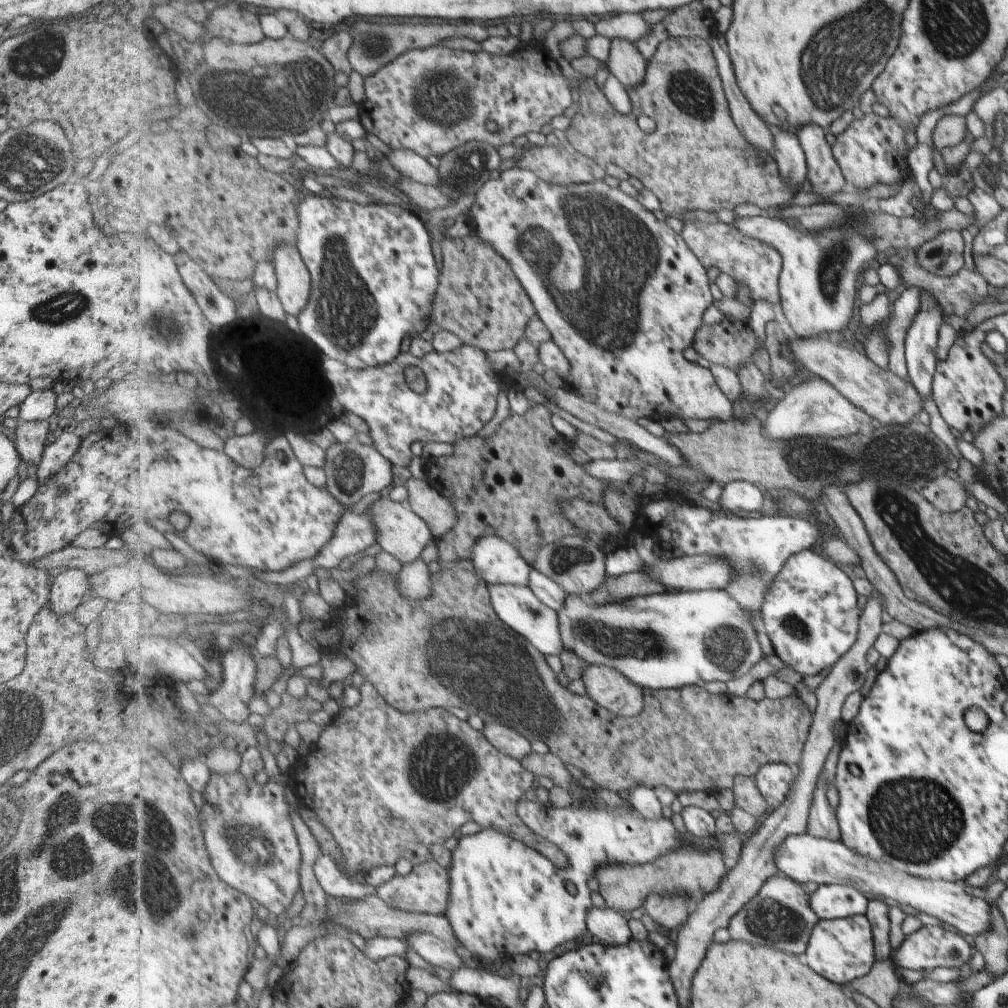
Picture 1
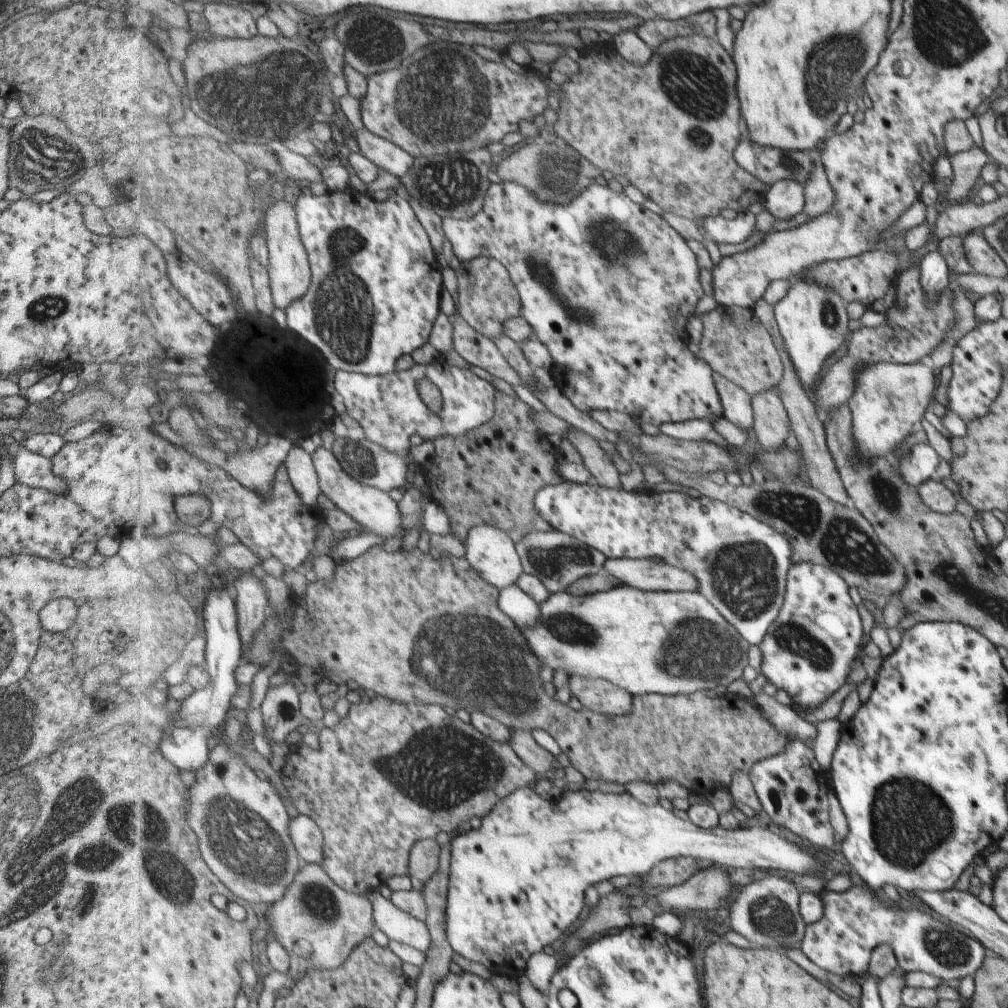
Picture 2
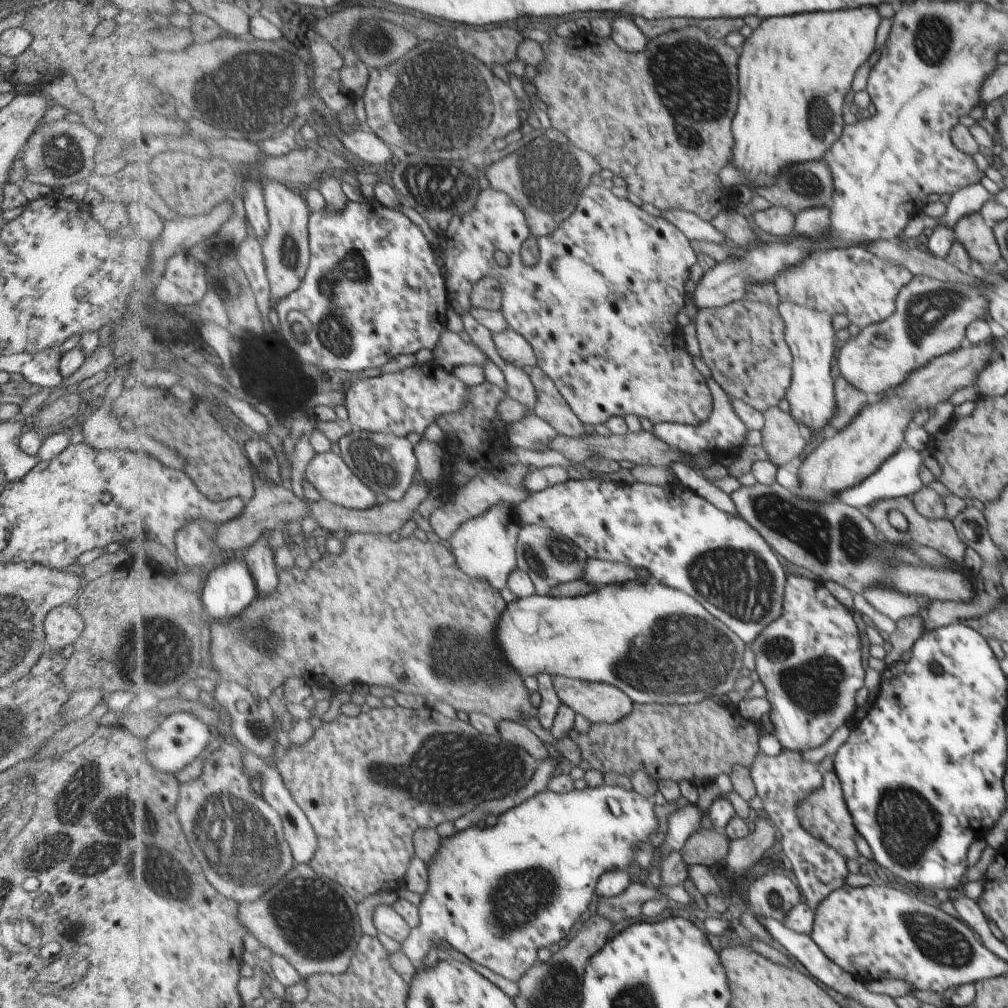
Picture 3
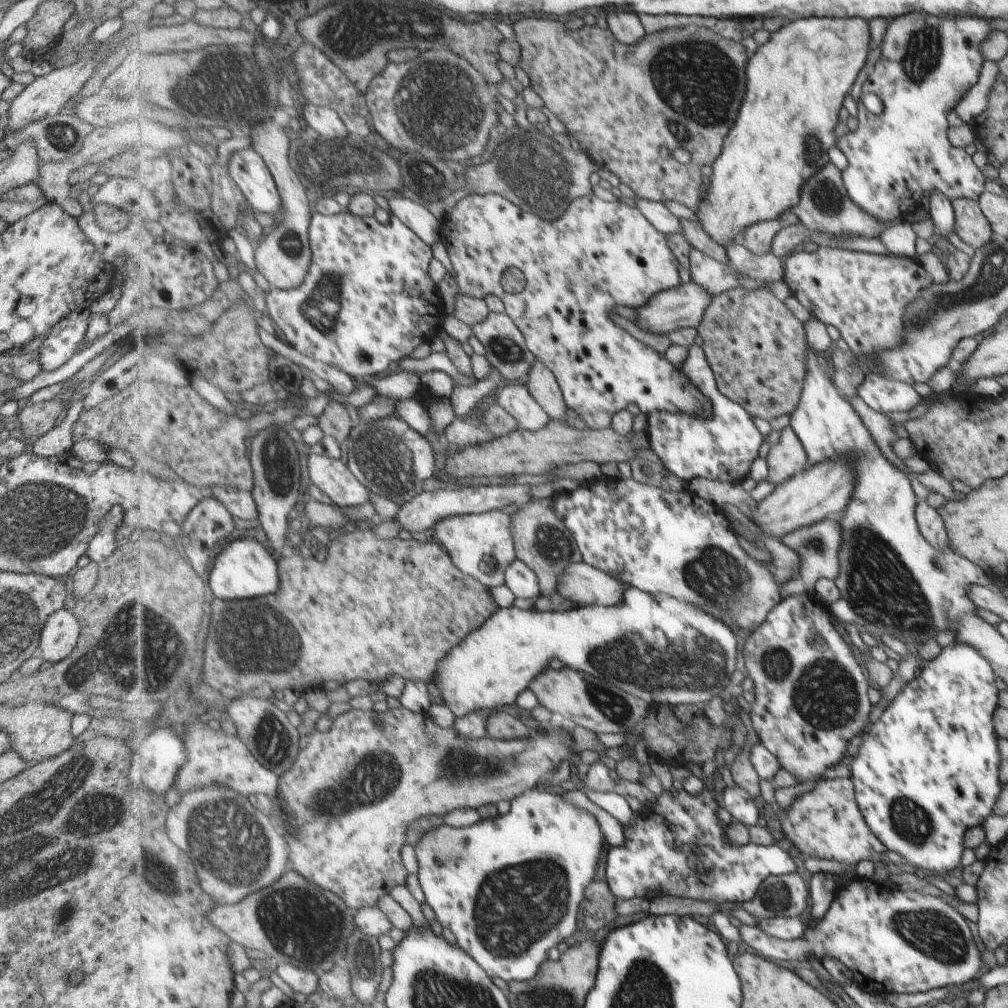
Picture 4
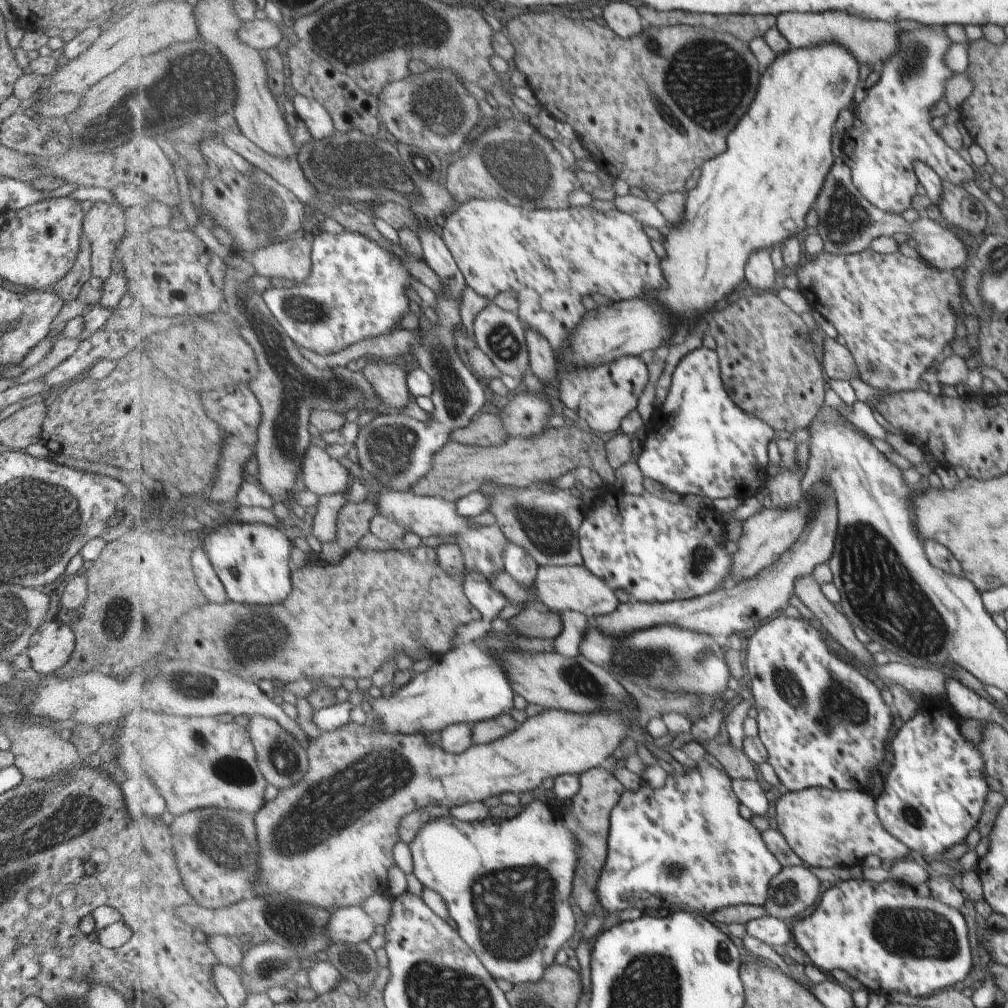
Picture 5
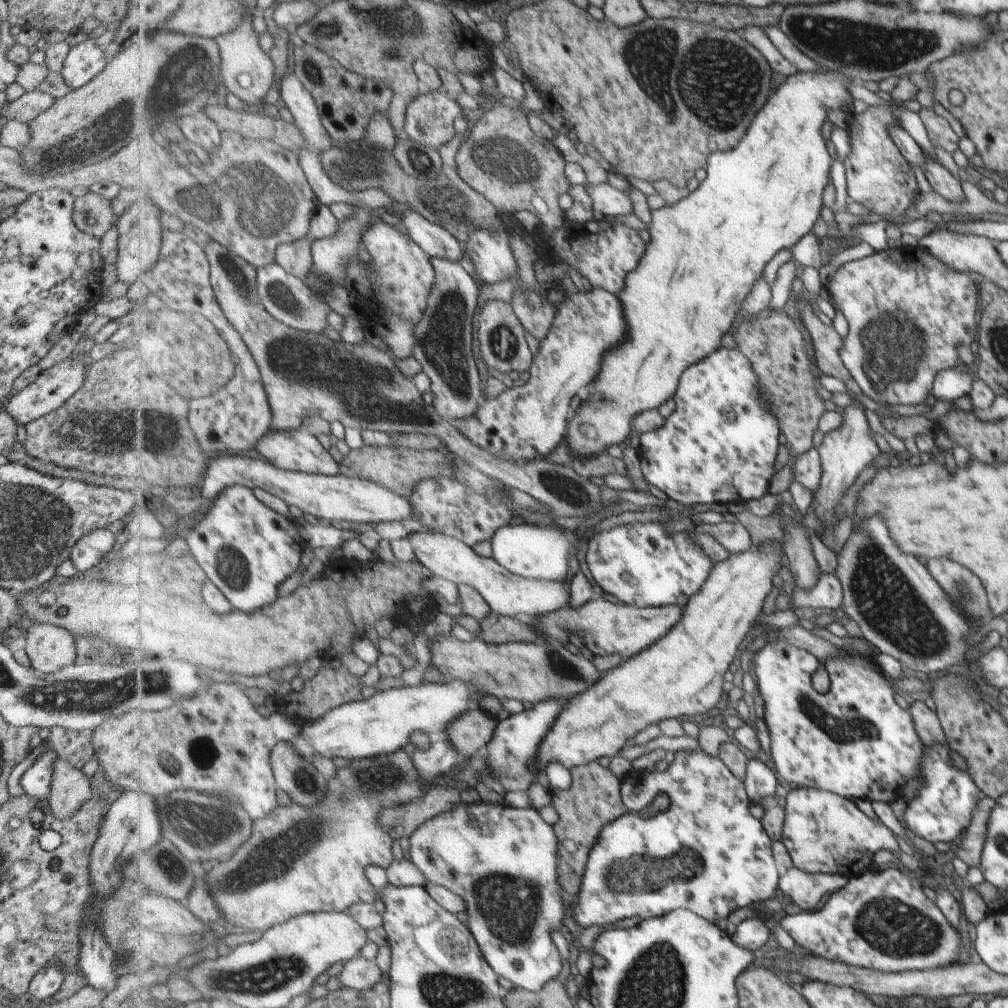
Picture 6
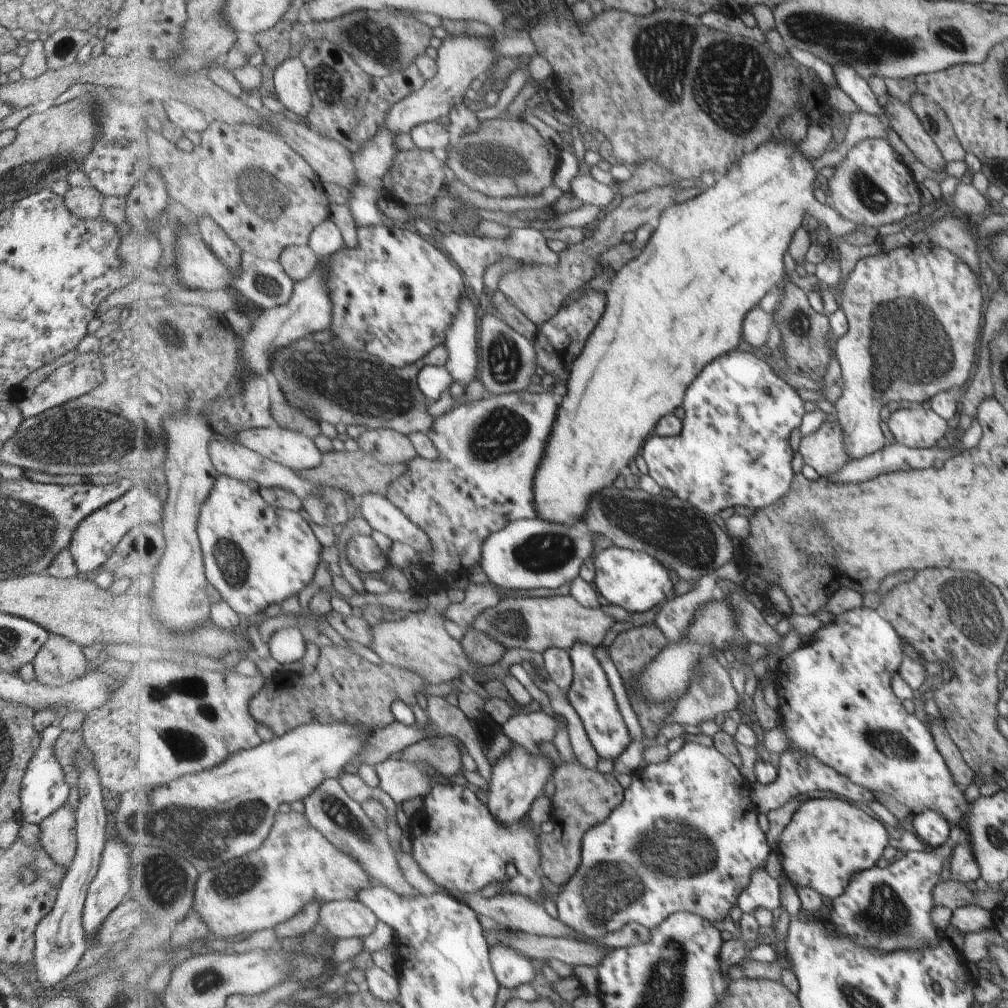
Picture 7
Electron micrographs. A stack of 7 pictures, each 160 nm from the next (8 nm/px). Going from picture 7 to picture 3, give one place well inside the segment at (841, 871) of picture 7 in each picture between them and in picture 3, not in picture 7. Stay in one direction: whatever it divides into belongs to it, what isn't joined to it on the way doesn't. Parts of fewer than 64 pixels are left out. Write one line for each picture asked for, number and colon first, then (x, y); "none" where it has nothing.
3: (823, 812)
4: (827, 823)
5: (827, 828)
6: (825, 832)

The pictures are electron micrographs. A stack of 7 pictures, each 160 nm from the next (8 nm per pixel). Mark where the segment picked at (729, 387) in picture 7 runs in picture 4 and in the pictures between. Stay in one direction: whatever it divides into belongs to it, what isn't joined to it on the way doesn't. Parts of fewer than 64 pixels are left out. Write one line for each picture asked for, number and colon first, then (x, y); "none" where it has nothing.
4: (725, 447)
5: (701, 441)
6: (722, 445)

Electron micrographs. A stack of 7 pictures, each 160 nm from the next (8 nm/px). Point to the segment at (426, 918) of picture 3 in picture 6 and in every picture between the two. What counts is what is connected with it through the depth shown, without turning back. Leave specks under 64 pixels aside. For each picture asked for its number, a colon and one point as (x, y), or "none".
4: (511, 888)
5: (508, 882)
6: (504, 861)

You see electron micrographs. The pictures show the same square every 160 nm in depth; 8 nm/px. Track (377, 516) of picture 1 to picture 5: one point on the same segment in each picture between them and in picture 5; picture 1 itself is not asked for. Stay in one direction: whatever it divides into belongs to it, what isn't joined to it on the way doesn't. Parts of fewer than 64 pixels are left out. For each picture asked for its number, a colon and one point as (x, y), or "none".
2: (377, 512)
3: (330, 473)
4: (334, 477)
5: (325, 475)

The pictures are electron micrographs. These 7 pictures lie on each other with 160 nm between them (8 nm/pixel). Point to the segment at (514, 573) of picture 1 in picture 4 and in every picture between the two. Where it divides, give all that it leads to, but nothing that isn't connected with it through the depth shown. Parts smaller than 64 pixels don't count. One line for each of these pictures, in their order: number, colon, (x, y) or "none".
2: (492, 551)
3: (487, 546)
4: (483, 545)

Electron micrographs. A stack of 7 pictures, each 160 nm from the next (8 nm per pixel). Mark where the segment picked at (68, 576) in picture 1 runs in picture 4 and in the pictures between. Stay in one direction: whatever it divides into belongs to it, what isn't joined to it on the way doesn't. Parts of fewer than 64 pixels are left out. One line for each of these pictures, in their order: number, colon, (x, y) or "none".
2: (59, 614)
3: (63, 625)
4: (60, 632)

